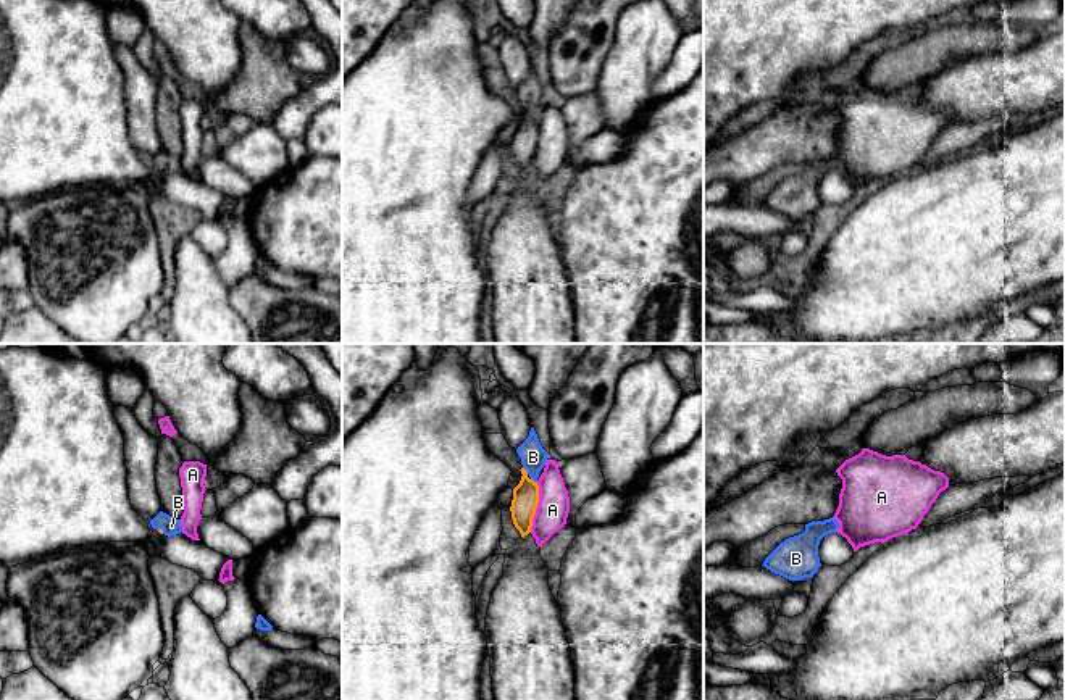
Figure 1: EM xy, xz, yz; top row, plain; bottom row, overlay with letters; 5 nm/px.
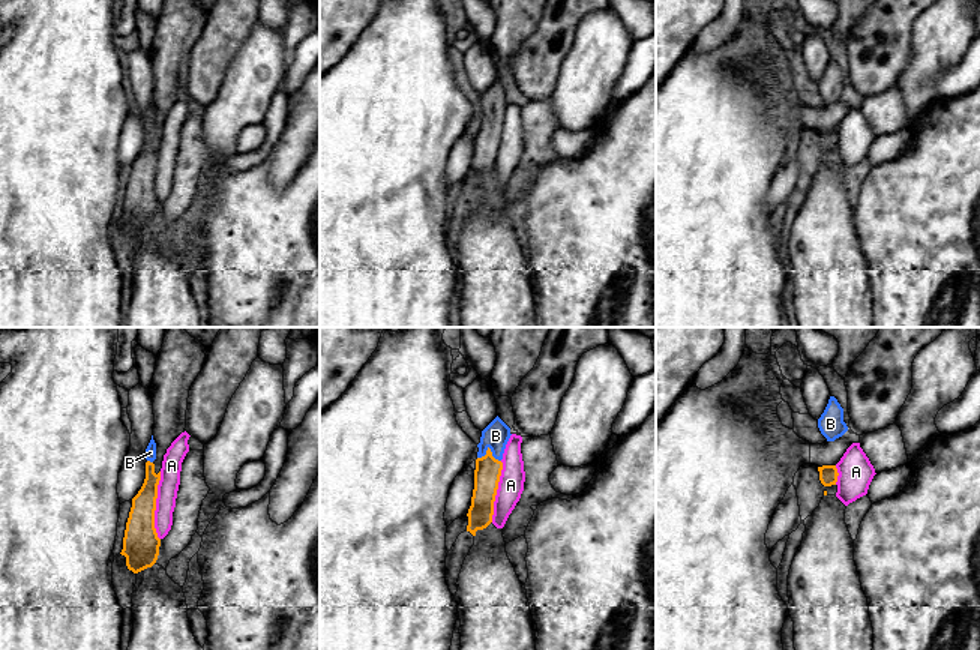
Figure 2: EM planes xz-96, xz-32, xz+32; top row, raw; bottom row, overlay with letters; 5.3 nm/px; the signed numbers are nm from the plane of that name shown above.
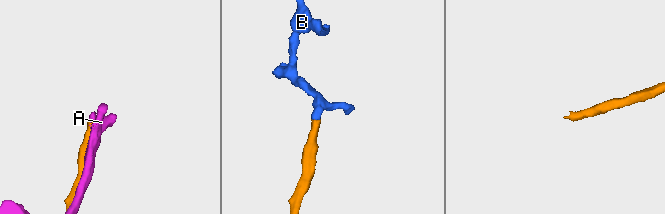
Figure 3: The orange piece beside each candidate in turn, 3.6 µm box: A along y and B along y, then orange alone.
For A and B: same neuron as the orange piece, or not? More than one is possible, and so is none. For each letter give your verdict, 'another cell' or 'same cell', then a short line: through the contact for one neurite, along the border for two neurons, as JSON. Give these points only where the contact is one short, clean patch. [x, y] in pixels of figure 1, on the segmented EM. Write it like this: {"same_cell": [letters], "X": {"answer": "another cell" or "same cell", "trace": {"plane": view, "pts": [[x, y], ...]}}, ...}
{"same_cell": ["B"], "A": {"answer": "another cell"}, "B": {"answer": "same cell", "trace": {"plane": "xz", "pts": [[525, 500], [525, 470], [533, 462], [533, 457]]}}}

